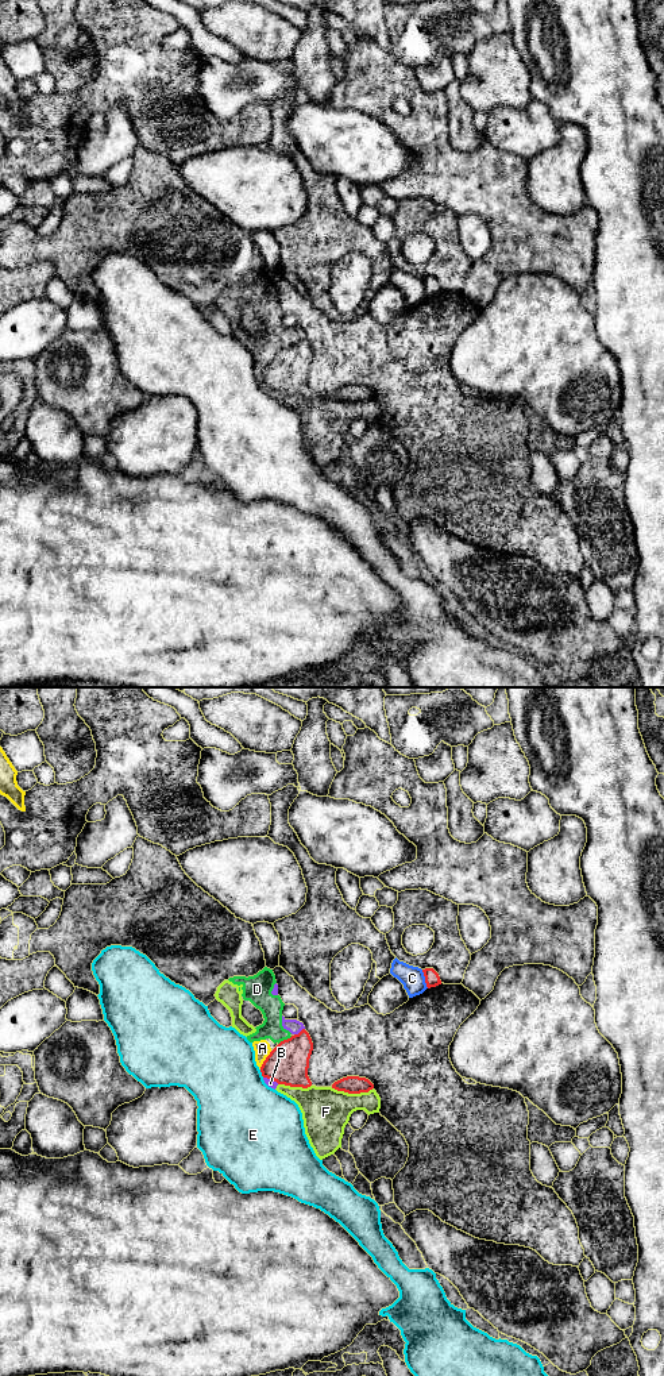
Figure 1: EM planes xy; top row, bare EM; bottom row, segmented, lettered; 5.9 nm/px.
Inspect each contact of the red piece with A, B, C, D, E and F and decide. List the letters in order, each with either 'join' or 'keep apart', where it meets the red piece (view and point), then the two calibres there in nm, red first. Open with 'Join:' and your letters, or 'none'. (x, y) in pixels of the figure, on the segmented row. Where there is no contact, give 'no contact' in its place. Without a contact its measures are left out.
Join: none
A: keep apart | xy (265, 1060) | 240/100 nm
B: keep apart | xy (300, 1032) | 240/90 nm
C: keep apart | xy (425, 979) | 90/140 nm
D: keep apart | xy (285, 1040) | 240/140 nm
E: keep apart | xy (262, 1074) | 240/440 nm
F: keep apart | xy (352, 1093) | 110/280 nm

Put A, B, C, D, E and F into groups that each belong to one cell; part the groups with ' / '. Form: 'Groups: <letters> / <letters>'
Groups: A B D F / C / E

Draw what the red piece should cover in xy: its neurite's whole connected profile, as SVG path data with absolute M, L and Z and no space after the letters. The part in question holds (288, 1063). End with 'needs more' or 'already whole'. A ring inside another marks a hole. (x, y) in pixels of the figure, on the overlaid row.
M302 1029L298 1034L281 1041L266 1057L260 1067L263 1078L290 1087L308 1088L312 1082L308 1076L309 1059L313 1042Z; already whole

